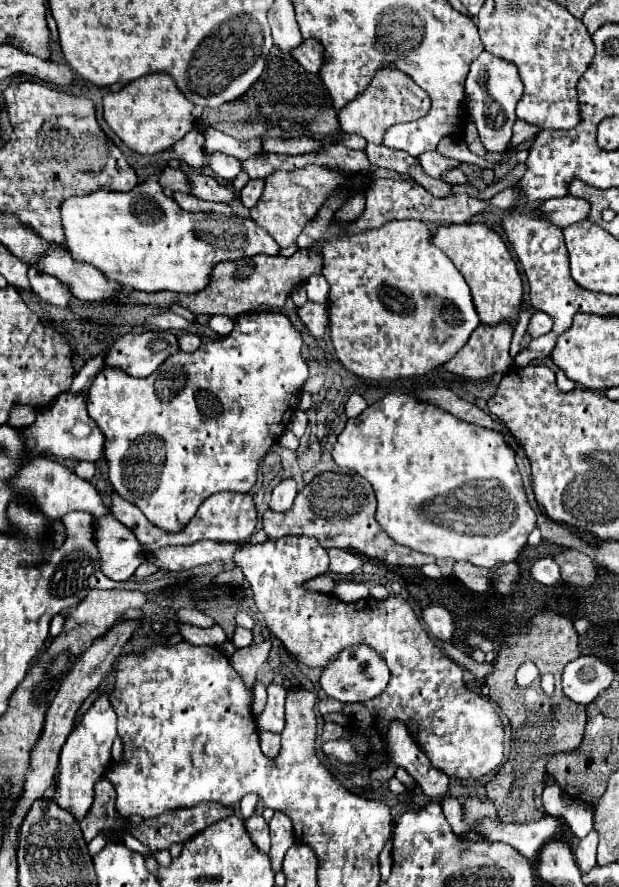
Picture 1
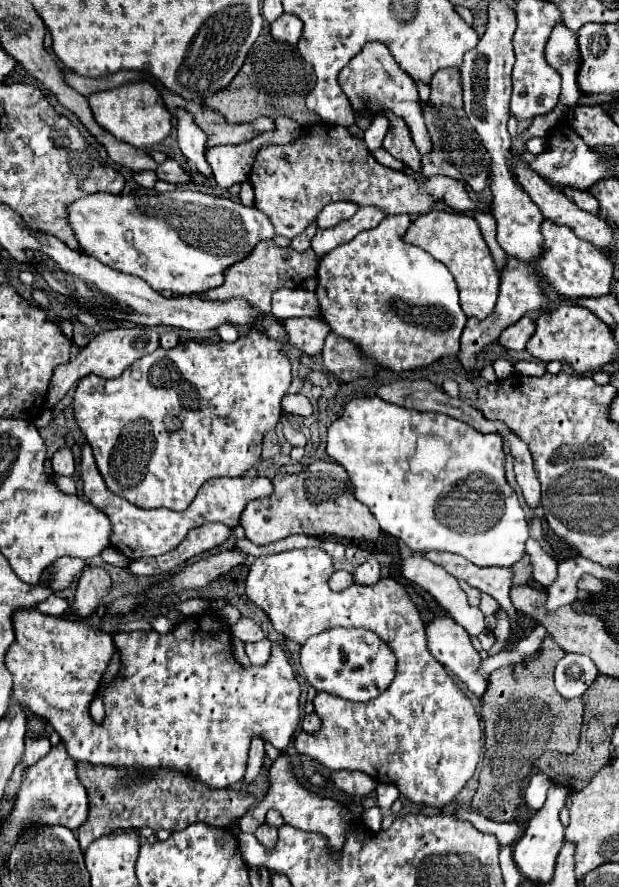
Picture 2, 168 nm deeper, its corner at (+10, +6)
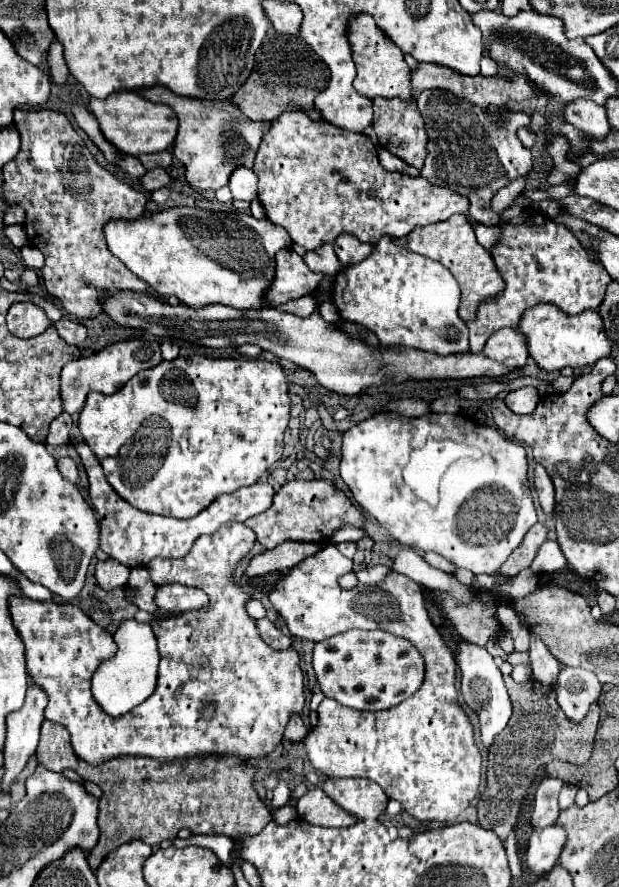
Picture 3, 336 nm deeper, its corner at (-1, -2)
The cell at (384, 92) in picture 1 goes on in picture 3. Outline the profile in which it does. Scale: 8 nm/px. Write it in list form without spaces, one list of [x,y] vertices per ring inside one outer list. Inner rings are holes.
[[[367,13],[355,15],[349,23],[347,39],[351,41],[351,51],[353,51],[353,63],[357,67],[357,77],[353,81],[353,87],[365,95],[367,99],[375,97],[399,97],[399,99],[413,99],[413,89],[411,89],[411,69],[403,59],[401,49],[387,39],[387,35],[377,27],[375,19]]]

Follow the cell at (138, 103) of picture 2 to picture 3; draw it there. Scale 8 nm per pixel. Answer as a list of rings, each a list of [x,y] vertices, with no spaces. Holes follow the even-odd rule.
[[[119,91],[109,95],[107,99],[91,99],[89,109],[99,121],[105,139],[127,155],[139,157],[143,153],[165,151],[173,145],[173,139],[177,135],[177,115],[171,111],[171,107],[151,103],[135,91]]]

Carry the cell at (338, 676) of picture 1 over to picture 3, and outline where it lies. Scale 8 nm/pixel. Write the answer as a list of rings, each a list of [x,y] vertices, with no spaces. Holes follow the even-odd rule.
[[[361,631],[333,635],[315,643],[313,669],[325,697],[361,711],[381,711],[409,699],[425,679],[425,663],[411,641],[387,631]]]

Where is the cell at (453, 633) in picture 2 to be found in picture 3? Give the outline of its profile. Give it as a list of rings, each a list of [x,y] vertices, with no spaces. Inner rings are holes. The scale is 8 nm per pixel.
[[[459,643],[457,663],[461,667],[461,693],[463,693],[465,705],[477,713],[481,741],[485,747],[489,747],[493,743],[493,739],[507,727],[511,713],[513,713],[501,671],[495,665],[493,657],[487,653],[487,649],[473,645],[473,643]]]

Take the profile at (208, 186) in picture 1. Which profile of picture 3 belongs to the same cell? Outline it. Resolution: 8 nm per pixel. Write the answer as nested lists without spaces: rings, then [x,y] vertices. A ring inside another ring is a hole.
[[[151,169],[143,175],[141,179],[141,185],[145,191],[155,191],[155,189],[161,189],[161,187],[167,187],[173,179],[169,177],[169,173],[165,169]]]

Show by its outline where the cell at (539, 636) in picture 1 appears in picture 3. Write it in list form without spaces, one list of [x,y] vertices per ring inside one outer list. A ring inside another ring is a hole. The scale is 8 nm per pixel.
[[[541,683],[529,685],[513,685],[509,687],[513,699],[513,717],[509,725],[497,735],[495,743],[489,747],[487,755],[487,787],[477,803],[477,817],[483,829],[491,829],[497,833],[501,841],[513,831],[517,823],[517,815],[521,809],[521,801],[527,795],[527,789],[535,781],[539,769],[543,769],[549,761],[559,759],[573,765],[583,765],[591,757],[595,731],[599,723],[599,705],[593,705],[593,713],[581,723],[567,721],[563,711],[555,701],[555,689],[545,687]],[[519,687],[519,691],[517,691]],[[515,689],[515,693],[513,693]],[[553,705],[553,707],[549,707]]]

